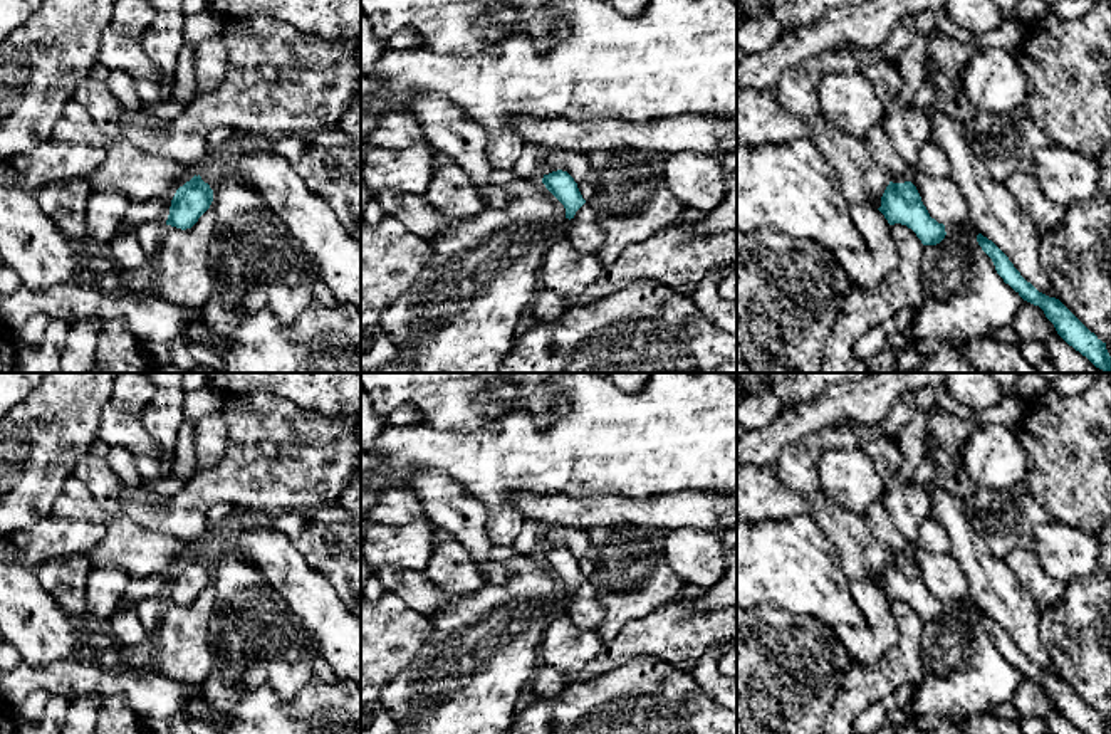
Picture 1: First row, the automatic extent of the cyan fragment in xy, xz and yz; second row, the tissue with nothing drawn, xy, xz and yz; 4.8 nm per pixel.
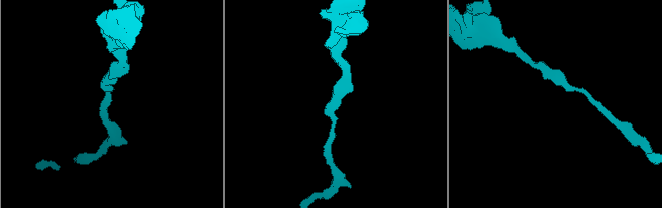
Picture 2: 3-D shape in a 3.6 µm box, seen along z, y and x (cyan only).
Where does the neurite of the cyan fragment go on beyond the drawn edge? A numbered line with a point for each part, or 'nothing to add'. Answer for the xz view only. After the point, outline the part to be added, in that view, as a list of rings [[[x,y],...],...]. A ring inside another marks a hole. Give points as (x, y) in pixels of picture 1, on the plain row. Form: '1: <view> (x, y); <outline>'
nothing to add

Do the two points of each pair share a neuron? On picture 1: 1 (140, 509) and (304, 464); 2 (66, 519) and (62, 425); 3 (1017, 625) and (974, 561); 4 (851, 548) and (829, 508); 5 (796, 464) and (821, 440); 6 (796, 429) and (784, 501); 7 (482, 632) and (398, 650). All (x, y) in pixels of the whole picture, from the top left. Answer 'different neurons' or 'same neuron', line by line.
1: same neuron
2: different neurons
3: same neuron
4: same neuron
5: same neuron
6: different neurons
7: different neurons

